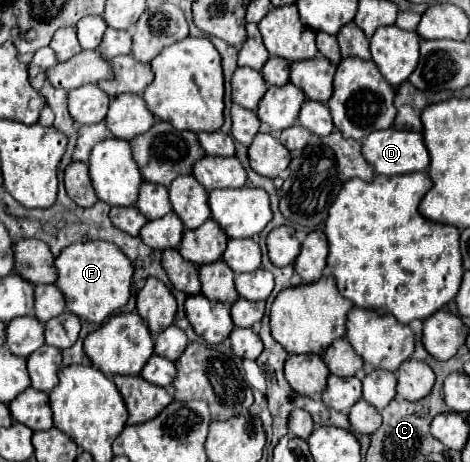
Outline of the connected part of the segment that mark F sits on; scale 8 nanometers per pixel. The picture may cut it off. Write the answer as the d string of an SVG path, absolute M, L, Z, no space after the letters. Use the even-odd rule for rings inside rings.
M89 240L71 244L59 254L59 258L55 260L55 268L59 276L57 286L65 294L67 310L71 310L87 322L105 322L115 310L123 308L131 296L131 260L109 242Z

